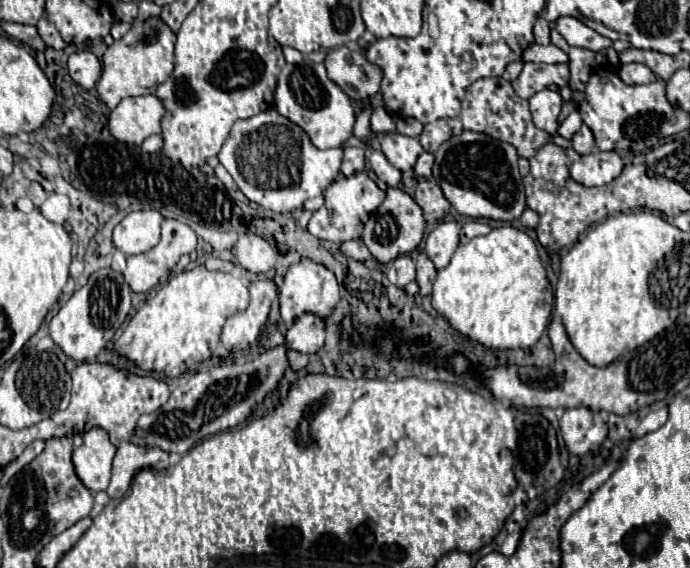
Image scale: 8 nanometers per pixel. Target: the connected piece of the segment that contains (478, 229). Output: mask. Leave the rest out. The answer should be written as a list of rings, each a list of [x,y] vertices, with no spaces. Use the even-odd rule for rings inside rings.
[[[467,221],[467,223],[463,223],[463,227],[461,227],[459,241],[461,241],[461,243],[469,243],[473,237],[487,235],[489,231],[491,231],[491,227],[489,227],[487,223],[481,223],[481,221]]]

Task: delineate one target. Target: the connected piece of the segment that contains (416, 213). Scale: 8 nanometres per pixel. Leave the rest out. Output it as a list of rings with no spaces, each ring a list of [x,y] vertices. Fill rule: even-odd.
[[[387,187],[385,201],[371,213],[371,219],[365,223],[361,239],[377,263],[389,263],[389,261],[417,249],[423,239],[423,233],[425,233],[425,219],[423,219],[421,207],[415,203],[415,199],[401,189]]]

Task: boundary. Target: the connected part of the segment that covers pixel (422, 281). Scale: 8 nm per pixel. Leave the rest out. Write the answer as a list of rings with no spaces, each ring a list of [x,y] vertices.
[[[423,251],[417,257],[417,283],[419,283],[419,295],[429,295],[433,281],[435,281],[435,265],[431,263],[431,259],[427,259],[427,255],[423,255]]]

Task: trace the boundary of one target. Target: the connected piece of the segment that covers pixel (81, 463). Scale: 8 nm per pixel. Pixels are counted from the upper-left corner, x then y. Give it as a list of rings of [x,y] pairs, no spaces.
[[[95,427],[83,435],[83,445],[77,447],[71,455],[75,475],[81,483],[93,491],[105,491],[111,479],[115,445],[109,441],[109,435]]]

